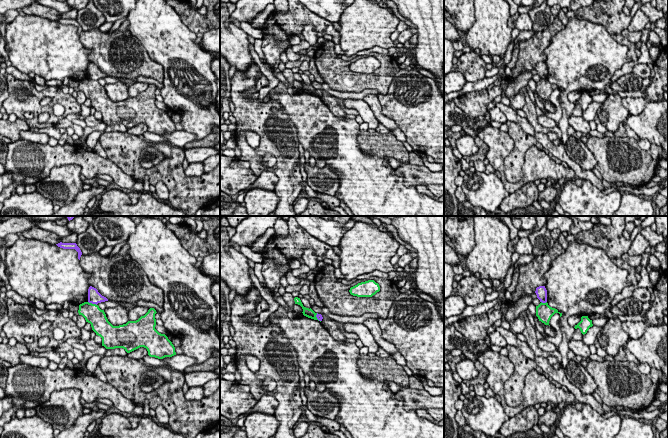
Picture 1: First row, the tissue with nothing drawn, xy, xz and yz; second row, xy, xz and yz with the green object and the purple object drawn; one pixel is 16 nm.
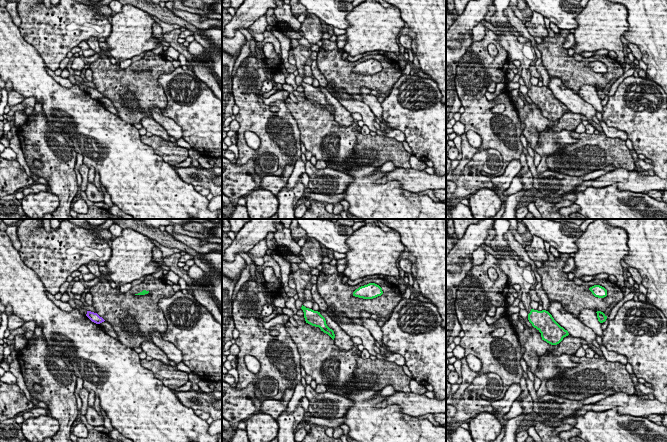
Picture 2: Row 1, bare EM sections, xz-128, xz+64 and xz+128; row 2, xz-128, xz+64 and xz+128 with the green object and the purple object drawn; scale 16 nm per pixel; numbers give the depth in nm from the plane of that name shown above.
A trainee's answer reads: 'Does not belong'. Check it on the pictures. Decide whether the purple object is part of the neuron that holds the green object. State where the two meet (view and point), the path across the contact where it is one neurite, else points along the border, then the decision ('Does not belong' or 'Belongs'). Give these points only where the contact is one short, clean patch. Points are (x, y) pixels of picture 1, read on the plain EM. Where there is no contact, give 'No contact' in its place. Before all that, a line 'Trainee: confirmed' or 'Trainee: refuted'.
Trainee: confirmed
Touches green at xy (91, 79). Boundary: xy (88, 77), (96, 81). Does not belong

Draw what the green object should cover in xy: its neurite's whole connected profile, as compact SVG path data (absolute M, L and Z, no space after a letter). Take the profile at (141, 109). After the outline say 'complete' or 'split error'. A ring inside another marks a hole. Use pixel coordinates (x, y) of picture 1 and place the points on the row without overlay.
M84 78L79 81L79 91L91 100L92 106L102 114L102 122L106 125L123 124L130 129L140 123L148 127L150 133L163 135L176 131L175 123L165 110L156 105L154 84L136 97L113 102L107 95L104 86L98 81Z; complete

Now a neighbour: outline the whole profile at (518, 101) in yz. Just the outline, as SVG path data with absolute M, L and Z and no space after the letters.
M518 93L510 99L511 106L515 109L522 109L526 104L525 95L523 93Z

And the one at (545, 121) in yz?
M544 114L542 116L537 116L537 119L538 119L538 123L544 127L547 128L558 127L558 124L553 119L547 117Z

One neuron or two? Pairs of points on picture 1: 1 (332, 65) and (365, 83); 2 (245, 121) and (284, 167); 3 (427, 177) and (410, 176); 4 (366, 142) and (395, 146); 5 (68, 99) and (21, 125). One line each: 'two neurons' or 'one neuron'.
1: one neuron
2: one neuron
3: one neuron
4: one neuron
5: two neurons

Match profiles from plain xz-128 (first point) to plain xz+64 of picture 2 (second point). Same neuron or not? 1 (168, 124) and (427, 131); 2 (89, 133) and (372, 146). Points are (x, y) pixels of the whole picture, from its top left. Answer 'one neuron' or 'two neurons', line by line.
1: two neurons
2: two neurons

